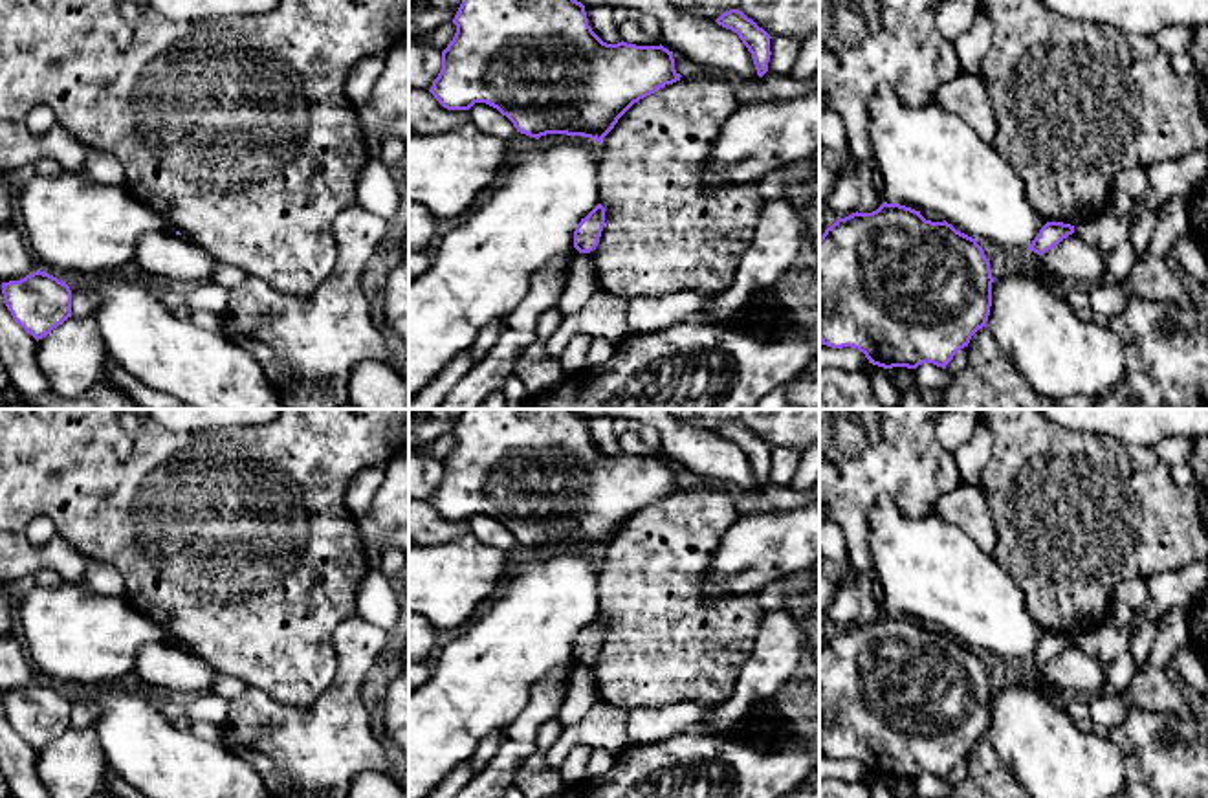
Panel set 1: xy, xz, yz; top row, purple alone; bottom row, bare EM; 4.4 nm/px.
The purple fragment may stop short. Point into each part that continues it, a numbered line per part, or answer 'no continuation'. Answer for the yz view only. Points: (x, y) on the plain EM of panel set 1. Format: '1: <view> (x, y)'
no continuation

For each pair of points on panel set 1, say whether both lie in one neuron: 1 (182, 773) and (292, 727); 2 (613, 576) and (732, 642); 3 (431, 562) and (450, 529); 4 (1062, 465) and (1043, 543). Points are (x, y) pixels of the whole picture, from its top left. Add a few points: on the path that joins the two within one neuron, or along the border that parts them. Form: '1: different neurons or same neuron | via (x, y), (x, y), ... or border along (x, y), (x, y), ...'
1: different neurons | border along (222, 743), (263, 778)
2: same neuron | via (642, 598), (686, 642), (702, 642)
3: different neurons | border along (468, 529), (459, 538), (428, 545)
4: same neuron | via (1062, 485), (1062, 523)

